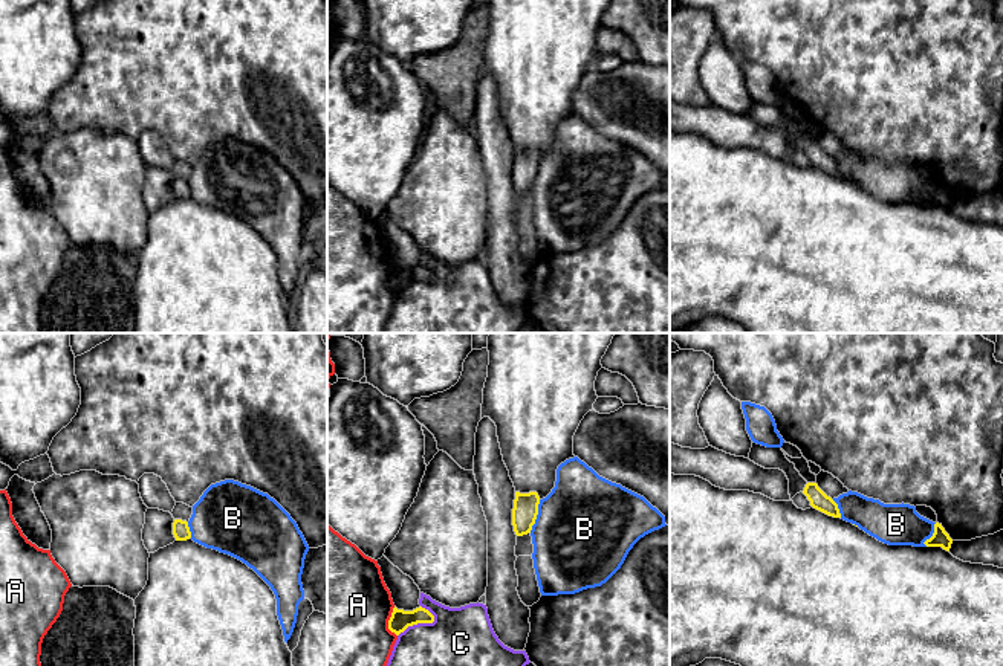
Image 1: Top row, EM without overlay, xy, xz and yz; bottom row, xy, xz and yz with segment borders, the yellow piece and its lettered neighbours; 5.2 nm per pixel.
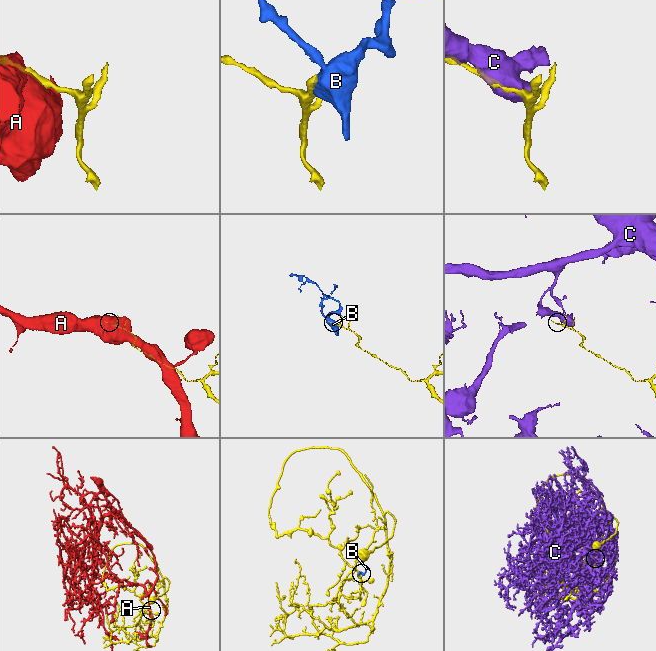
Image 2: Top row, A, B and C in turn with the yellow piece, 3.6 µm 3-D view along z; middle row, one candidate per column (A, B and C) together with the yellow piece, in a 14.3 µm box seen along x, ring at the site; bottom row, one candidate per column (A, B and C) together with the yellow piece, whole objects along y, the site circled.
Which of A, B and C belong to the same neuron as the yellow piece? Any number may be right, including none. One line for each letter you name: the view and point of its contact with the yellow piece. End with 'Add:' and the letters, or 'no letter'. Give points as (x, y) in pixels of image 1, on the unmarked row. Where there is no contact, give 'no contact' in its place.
Add: no letter

